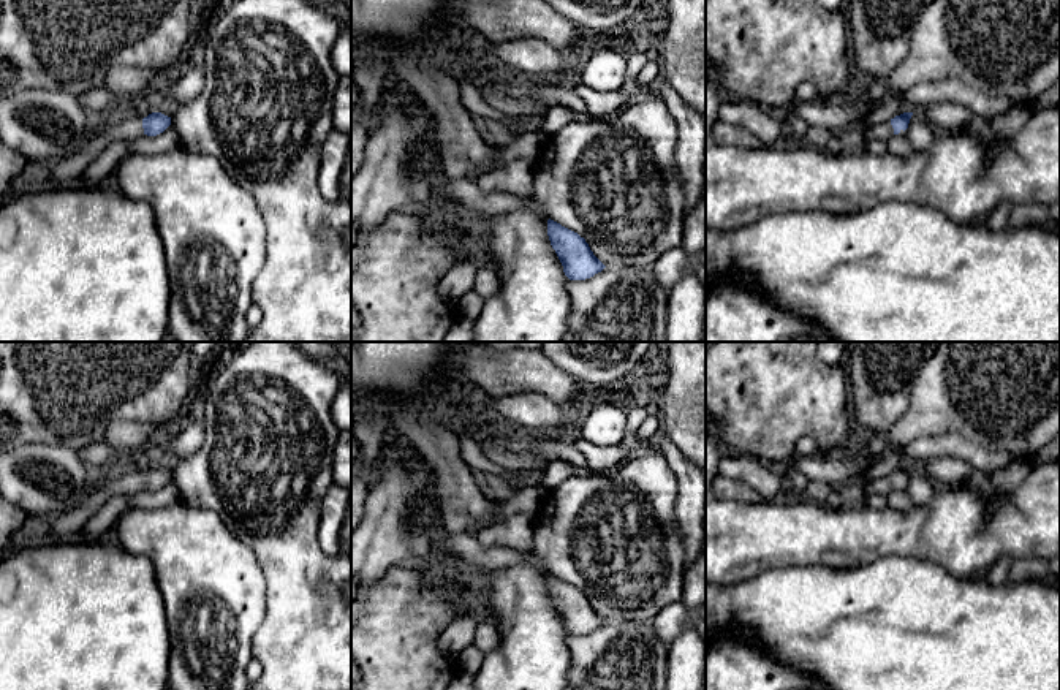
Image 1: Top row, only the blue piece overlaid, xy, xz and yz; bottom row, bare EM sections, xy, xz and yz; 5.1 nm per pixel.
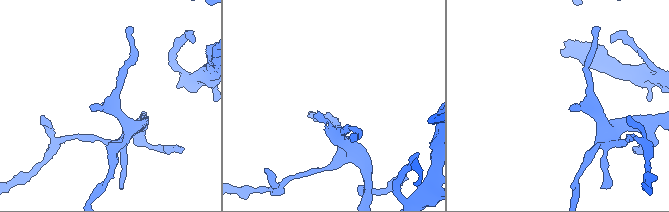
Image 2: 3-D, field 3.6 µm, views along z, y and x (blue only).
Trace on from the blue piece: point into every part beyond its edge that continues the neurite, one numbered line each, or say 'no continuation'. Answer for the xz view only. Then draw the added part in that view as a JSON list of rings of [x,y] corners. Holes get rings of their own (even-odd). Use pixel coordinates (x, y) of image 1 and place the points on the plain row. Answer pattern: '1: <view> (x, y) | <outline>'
no continuation

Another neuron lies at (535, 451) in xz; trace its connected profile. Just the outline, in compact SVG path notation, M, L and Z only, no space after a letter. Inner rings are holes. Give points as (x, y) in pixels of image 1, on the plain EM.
M527 434L516 446L500 442L481 443L484 456L508 470L538 475L555 461L568 461L587 467L585 457L576 451L571 440L546 434Z

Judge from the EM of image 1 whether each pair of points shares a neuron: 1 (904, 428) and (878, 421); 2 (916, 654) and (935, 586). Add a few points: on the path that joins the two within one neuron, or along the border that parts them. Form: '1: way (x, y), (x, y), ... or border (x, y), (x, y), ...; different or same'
1: border (912, 393), (907, 410), (883, 434); different
2: way (902, 636), (902, 630), (918, 603); same

